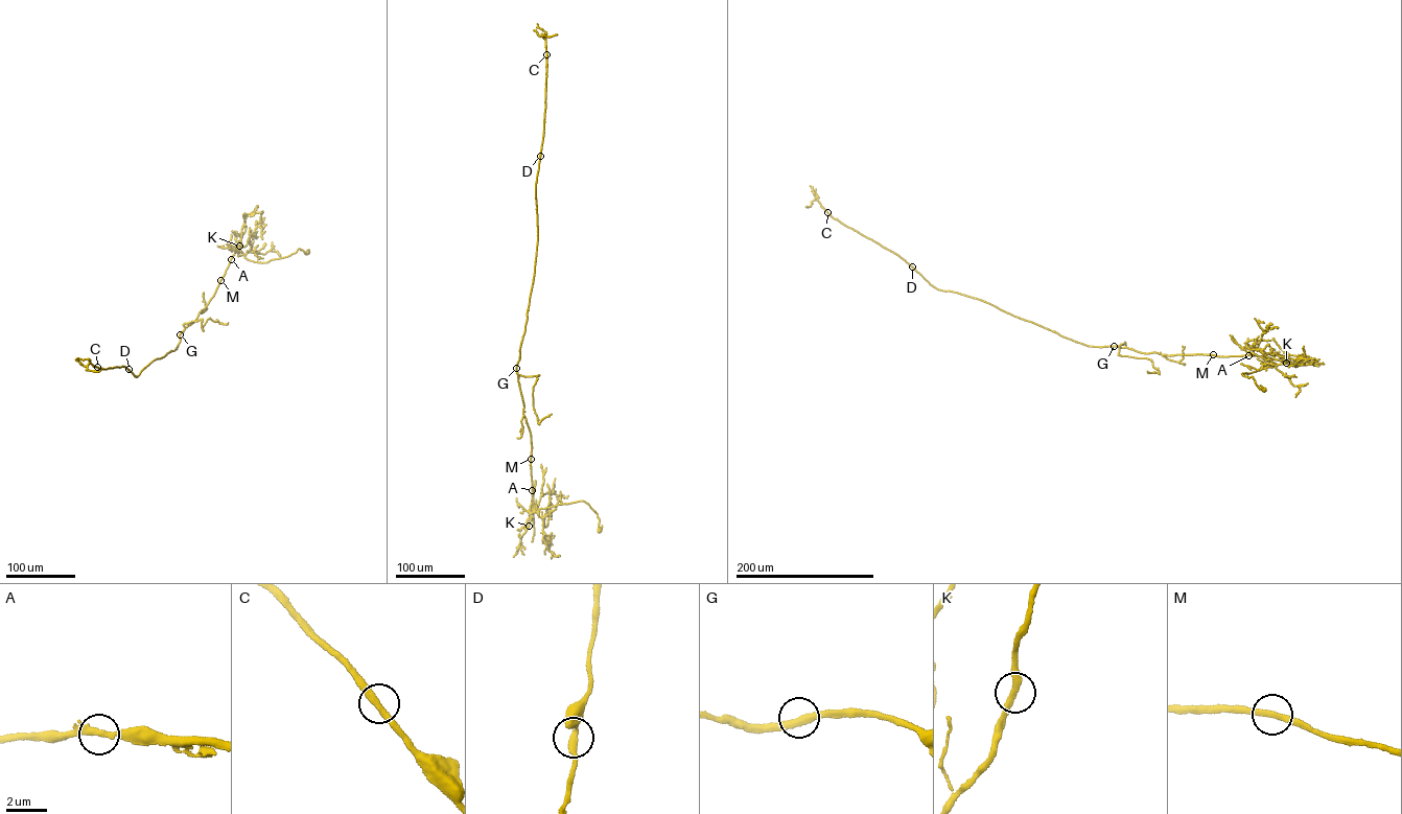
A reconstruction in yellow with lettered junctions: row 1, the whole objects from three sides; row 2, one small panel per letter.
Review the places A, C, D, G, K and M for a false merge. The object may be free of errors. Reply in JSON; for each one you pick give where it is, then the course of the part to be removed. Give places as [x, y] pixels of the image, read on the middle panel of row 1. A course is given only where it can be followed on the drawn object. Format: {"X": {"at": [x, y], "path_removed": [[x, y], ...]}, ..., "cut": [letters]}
{"cut": []}

